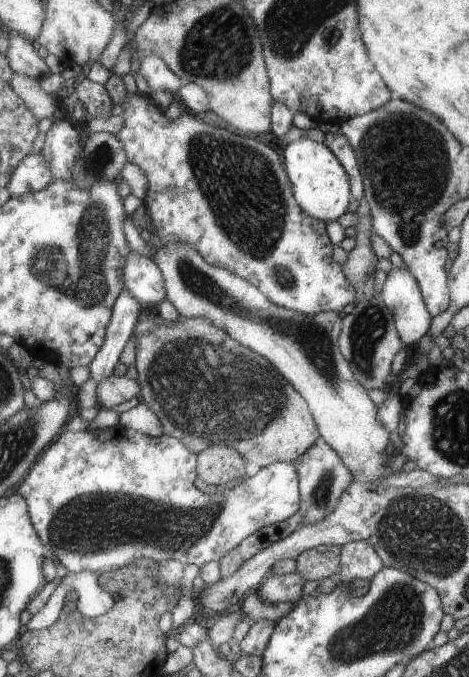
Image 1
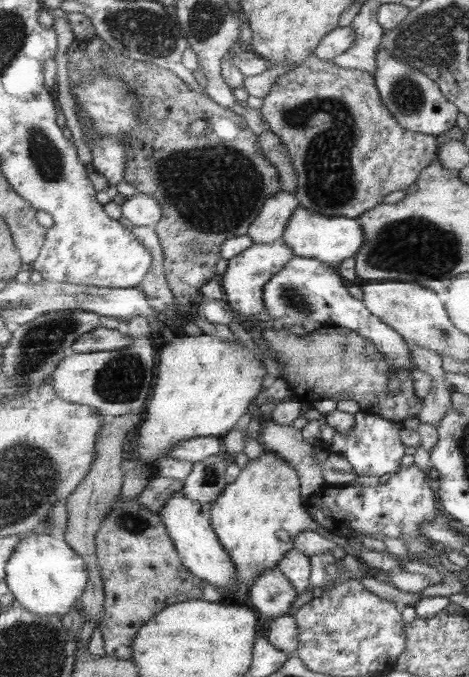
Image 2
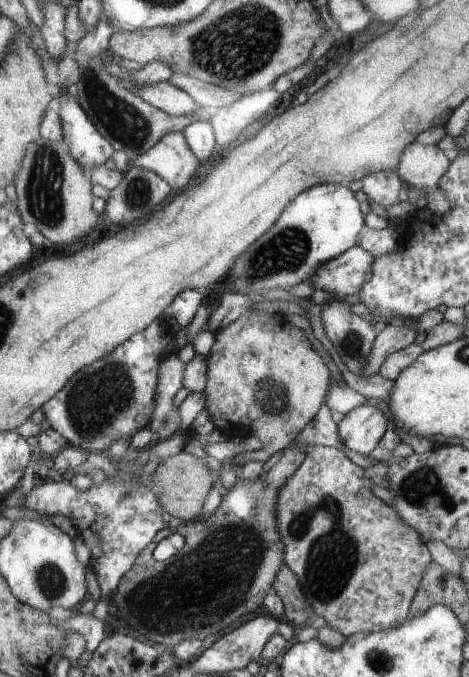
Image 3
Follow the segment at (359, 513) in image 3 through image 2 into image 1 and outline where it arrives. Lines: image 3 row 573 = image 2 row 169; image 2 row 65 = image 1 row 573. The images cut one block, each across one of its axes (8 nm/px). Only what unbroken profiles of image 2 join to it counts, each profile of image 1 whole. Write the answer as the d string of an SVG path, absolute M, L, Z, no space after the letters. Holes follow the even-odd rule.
M321 546L305 552L301 558L297 558L297 572L307 580L327 582L341 572L341 550L343 548L339 546Z

